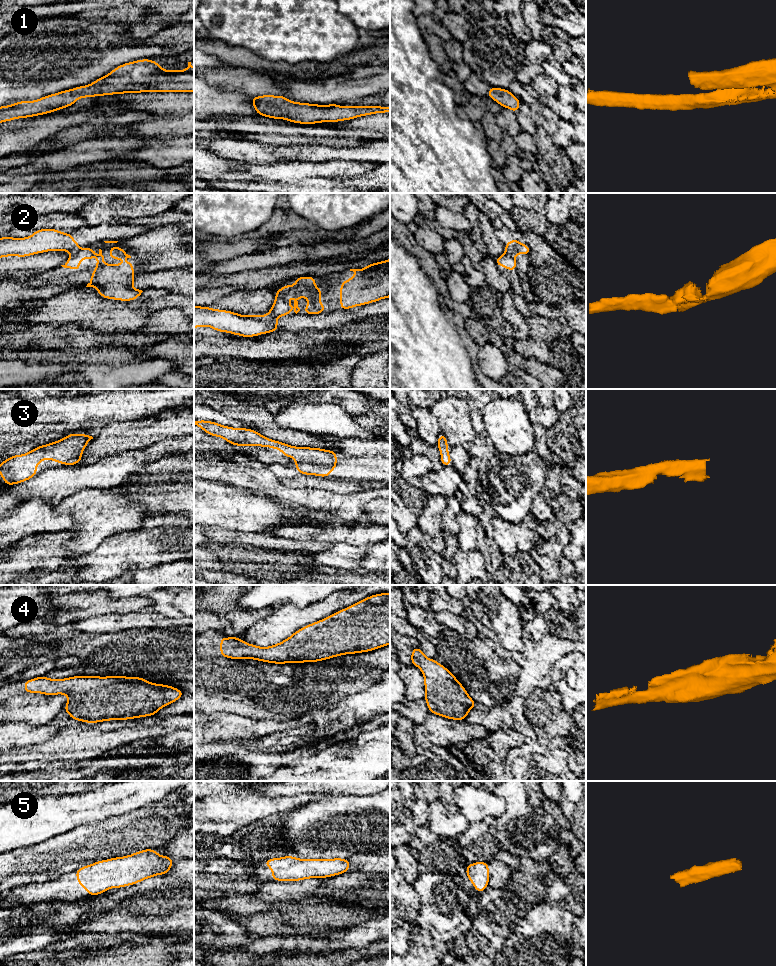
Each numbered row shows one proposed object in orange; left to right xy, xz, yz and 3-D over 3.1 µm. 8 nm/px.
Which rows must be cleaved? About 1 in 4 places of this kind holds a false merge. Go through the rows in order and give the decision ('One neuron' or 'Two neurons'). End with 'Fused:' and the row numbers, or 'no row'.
1: One neuron
2: Two neurons
3: One neuron
4: One neuron
5: One neuron
Fused: 2

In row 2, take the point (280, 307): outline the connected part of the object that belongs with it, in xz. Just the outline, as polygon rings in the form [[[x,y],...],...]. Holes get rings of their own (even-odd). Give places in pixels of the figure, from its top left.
[[[300,276],[293,278],[297,283],[295,285],[284,285],[275,292],[275,301],[269,311],[276,317],[289,316],[291,308],[289,306],[289,297],[293,295],[294,312],[300,311],[298,307],[298,299],[303,296],[308,300],[308,305],[303,308],[306,315],[323,314],[326,305],[323,305],[319,299],[322,297],[322,290],[315,284],[315,276]]]

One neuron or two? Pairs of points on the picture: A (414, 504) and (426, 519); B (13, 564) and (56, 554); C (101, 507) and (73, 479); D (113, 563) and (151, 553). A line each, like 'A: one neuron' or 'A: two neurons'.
A: two neurons
B: one neuron
C: two neurons
D: one neuron

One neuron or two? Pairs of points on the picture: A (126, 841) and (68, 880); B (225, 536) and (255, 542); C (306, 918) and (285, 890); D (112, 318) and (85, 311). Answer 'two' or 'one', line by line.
A: two
B: one
C: two
D: one

